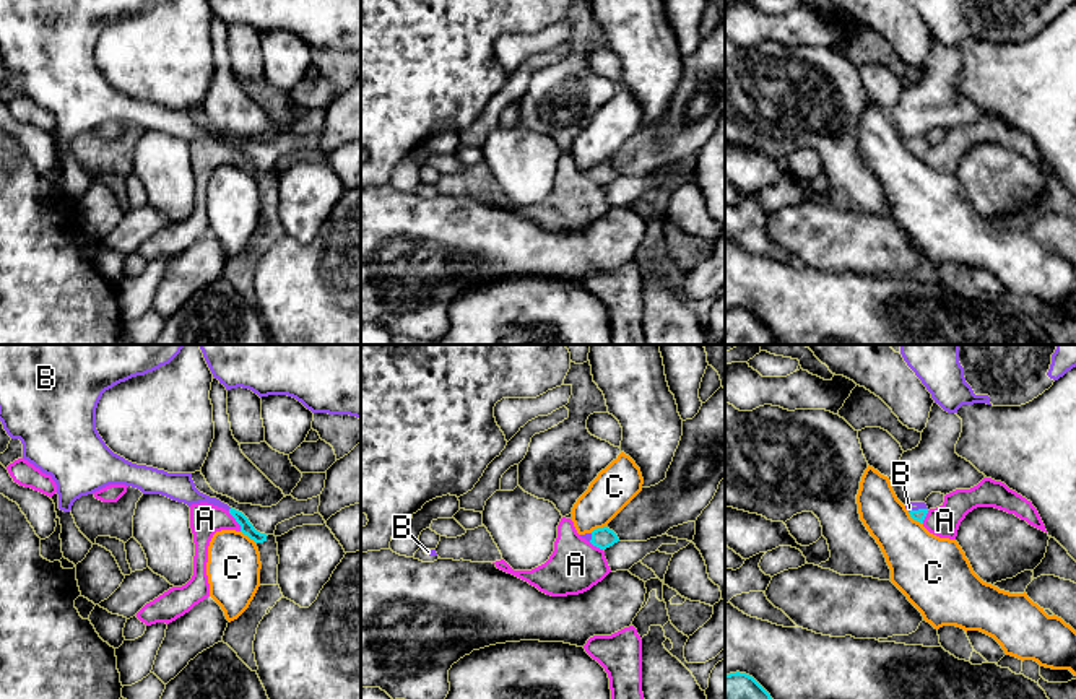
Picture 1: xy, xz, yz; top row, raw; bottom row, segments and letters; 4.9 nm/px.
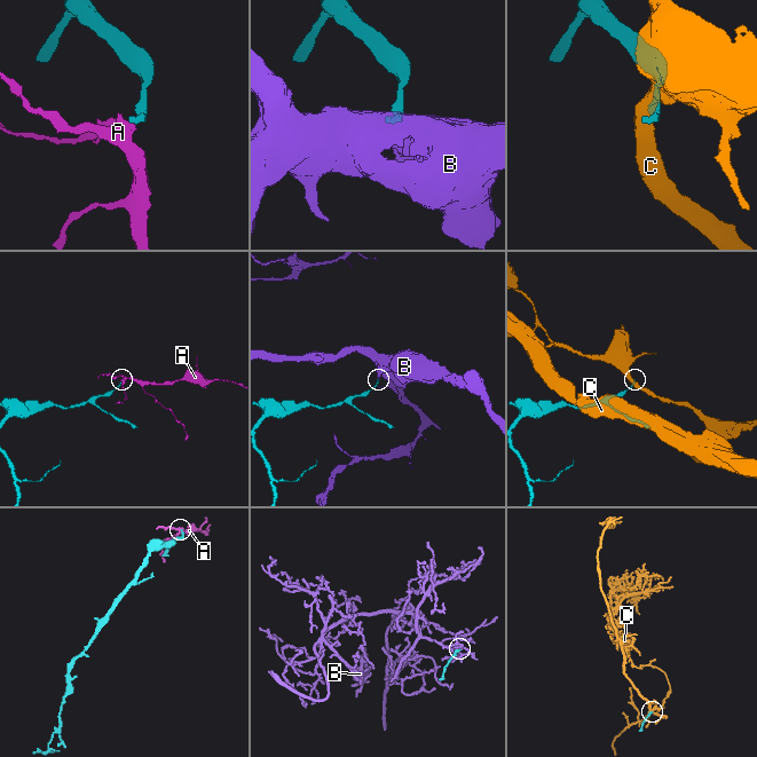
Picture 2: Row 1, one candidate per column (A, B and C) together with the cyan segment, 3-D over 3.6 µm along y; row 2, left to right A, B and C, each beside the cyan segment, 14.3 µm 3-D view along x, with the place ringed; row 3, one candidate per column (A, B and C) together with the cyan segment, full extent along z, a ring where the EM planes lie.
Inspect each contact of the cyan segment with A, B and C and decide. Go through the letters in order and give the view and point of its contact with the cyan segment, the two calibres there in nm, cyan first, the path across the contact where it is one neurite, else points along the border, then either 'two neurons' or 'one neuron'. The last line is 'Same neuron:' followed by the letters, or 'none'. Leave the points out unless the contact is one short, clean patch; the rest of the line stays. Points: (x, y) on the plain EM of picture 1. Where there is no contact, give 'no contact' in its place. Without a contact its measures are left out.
A: xy (236, 156) | 70/160 nm | along xy (228, 147), (241, 166) | two neurons
B: yz (919, 145) | 60/50 nm | across yz (920, 150), (919, 145), (914, 142) | one neuron
C: xz (598, 164) | 100/200 nm | along xz (607, 161), (590, 168) | two neurons
Same neuron: B

